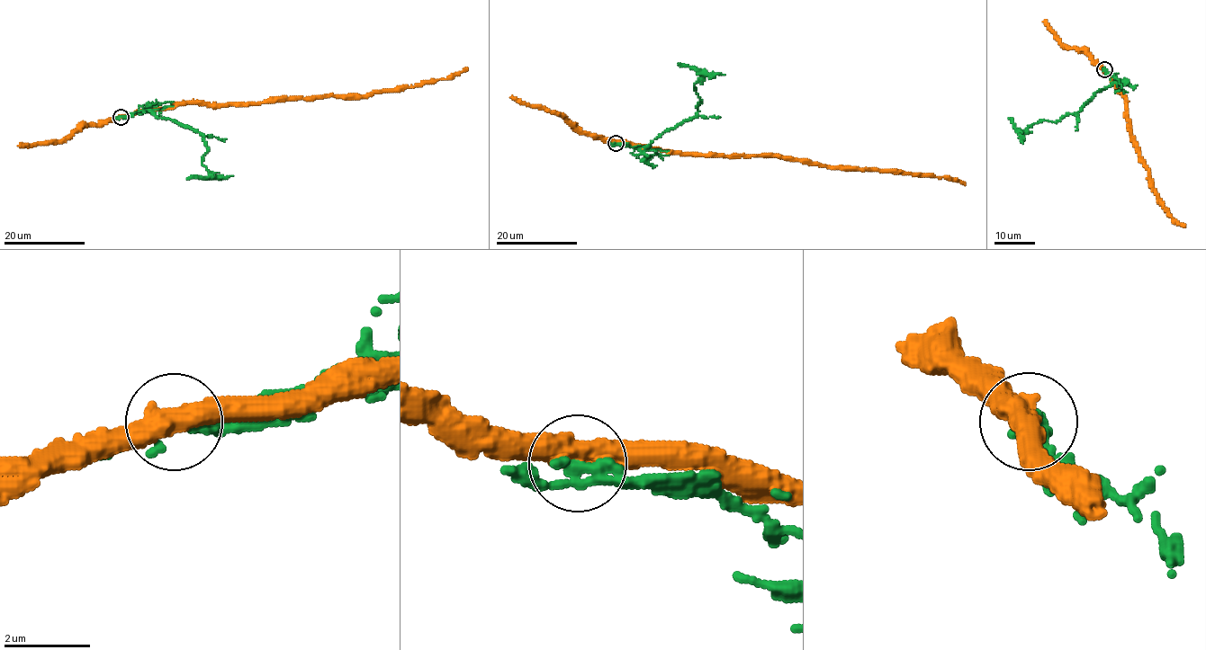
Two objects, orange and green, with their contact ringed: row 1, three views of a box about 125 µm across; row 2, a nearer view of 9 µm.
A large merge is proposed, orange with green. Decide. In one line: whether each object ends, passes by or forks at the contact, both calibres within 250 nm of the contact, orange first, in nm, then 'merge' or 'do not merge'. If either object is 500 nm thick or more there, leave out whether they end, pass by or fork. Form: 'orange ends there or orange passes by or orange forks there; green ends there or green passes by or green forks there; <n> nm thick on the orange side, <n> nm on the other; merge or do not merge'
orange passes by; green passes by; 440 nm thick on the orange side, 300 nm on the other; do not merge

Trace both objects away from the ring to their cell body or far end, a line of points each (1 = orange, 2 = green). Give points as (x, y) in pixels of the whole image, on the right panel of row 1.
1: (1104, 69), (1125, 99), (1131, 140), (1148, 173), (1158, 203), (1167, 210), (1172, 222), (1184, 226)
2: (1104, 69), (1107, 75), (1116, 81), (1098, 91), (1078, 111), (1055, 121), (1033, 123), (1019, 132), (1009, 117)

